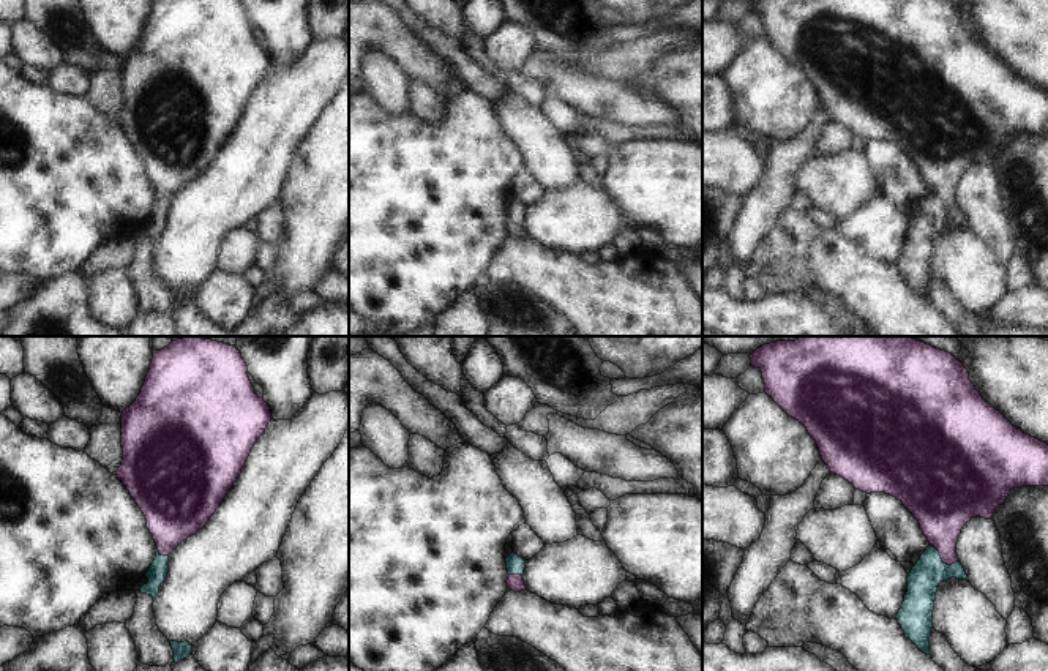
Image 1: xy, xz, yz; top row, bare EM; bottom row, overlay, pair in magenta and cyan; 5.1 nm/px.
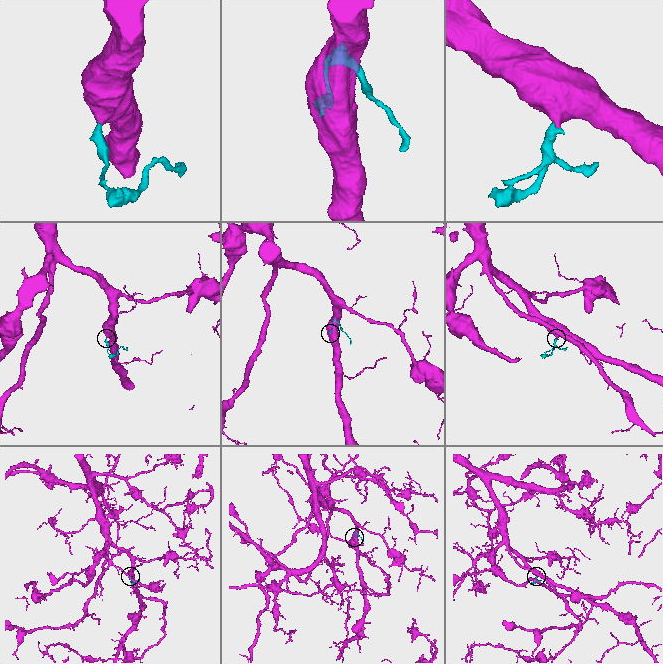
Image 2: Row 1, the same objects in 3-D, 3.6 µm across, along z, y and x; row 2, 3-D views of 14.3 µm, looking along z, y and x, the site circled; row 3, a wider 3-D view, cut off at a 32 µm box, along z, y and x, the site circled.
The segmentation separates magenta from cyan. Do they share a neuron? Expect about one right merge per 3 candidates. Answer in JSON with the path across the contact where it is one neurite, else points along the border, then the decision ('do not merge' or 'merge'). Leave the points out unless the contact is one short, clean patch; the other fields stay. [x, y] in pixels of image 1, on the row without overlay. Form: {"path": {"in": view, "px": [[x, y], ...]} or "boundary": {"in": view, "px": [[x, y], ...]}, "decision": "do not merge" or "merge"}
{"path": {"in": "yz", "px": [[943, 155], [941, 204], [922, 228]]}, "decision": "merge"}

